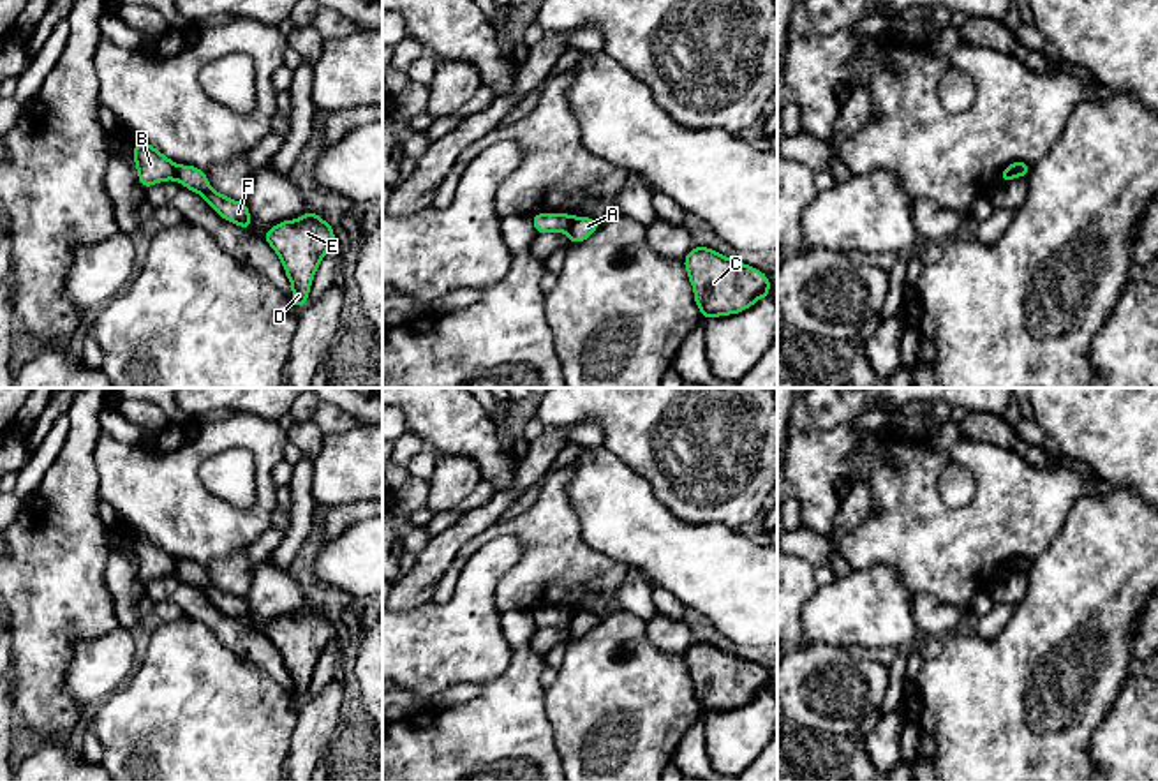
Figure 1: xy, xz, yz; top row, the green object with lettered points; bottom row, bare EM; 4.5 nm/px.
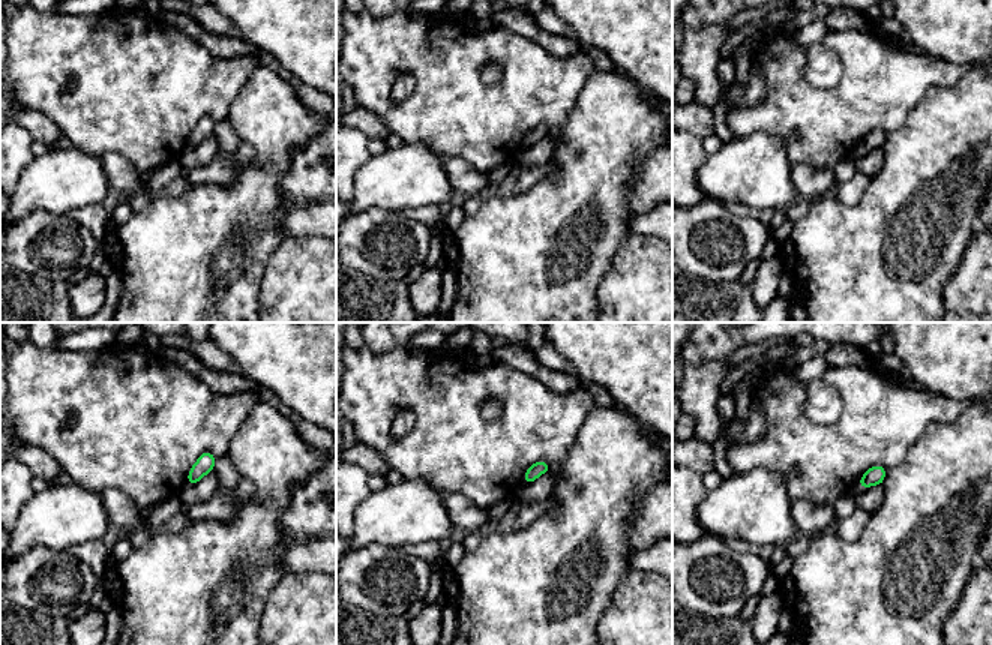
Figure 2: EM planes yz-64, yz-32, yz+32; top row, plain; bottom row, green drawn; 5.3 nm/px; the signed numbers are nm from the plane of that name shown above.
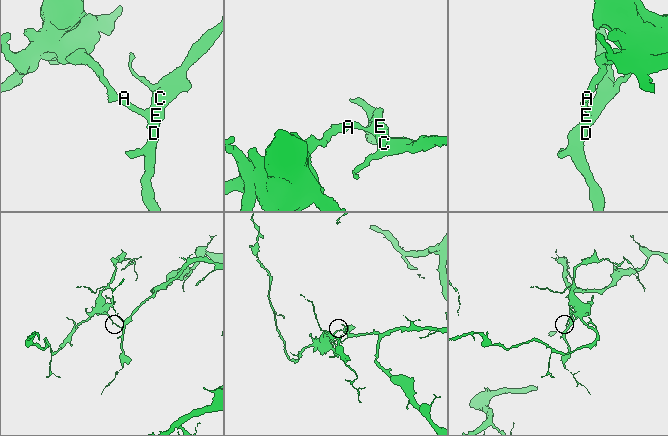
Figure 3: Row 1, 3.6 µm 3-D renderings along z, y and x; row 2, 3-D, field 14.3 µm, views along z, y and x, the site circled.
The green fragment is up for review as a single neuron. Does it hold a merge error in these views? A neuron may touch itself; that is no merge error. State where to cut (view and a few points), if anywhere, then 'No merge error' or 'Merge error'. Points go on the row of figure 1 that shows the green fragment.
Split along xz (573, 217), (568, 230). Merge error

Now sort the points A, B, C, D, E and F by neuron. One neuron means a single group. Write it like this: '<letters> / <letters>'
A C D E F / B

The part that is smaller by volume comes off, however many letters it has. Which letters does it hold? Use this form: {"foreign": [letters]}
{"foreign": ["B"]}

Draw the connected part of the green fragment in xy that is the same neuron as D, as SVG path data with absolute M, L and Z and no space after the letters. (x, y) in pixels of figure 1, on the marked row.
M307 210L298 220L284 220L264 233L264 240L282 259L293 284L293 305L307 303L314 273L328 247L335 243L335 233L319 215Z

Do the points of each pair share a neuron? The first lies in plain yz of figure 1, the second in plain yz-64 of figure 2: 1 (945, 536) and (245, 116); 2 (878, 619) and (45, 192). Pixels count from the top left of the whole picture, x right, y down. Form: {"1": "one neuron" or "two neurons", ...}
{"1": "two neurons", "2": "one neuron"}

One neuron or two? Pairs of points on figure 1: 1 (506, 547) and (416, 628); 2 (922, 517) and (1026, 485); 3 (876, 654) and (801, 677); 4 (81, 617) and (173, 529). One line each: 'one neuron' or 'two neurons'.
1: one neuron
2: one neuron
3: two neurons
4: two neurons

